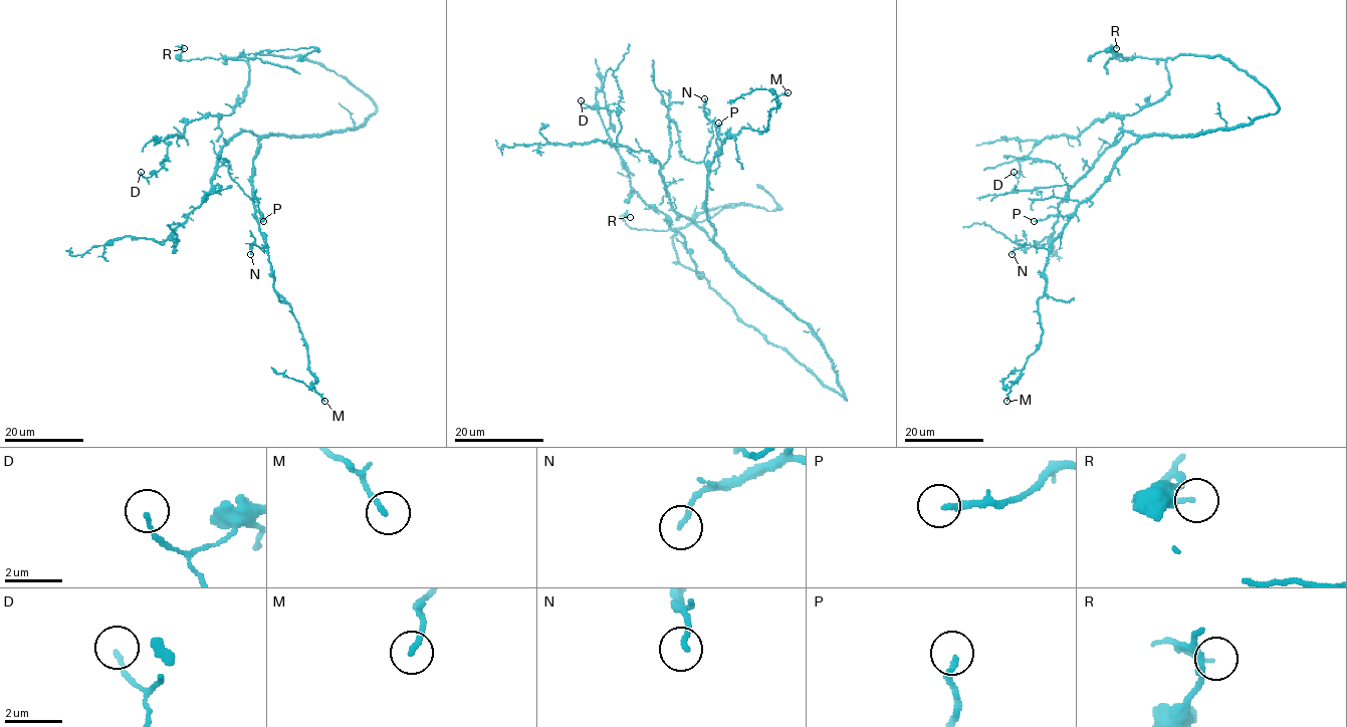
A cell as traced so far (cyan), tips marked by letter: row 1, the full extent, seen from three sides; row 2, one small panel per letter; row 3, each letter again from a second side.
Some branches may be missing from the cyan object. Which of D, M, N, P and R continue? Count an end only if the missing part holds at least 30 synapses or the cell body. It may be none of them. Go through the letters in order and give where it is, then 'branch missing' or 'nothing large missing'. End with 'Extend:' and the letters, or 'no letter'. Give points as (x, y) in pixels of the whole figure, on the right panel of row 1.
D: (1014, 172) | nothing large missing
M: (1006, 401) | nothing large missing
N: (1012, 254) | nothing large missing
P: (1034, 221) | branch missing
R: (1116, 48) | nothing large missing
Extend: P

